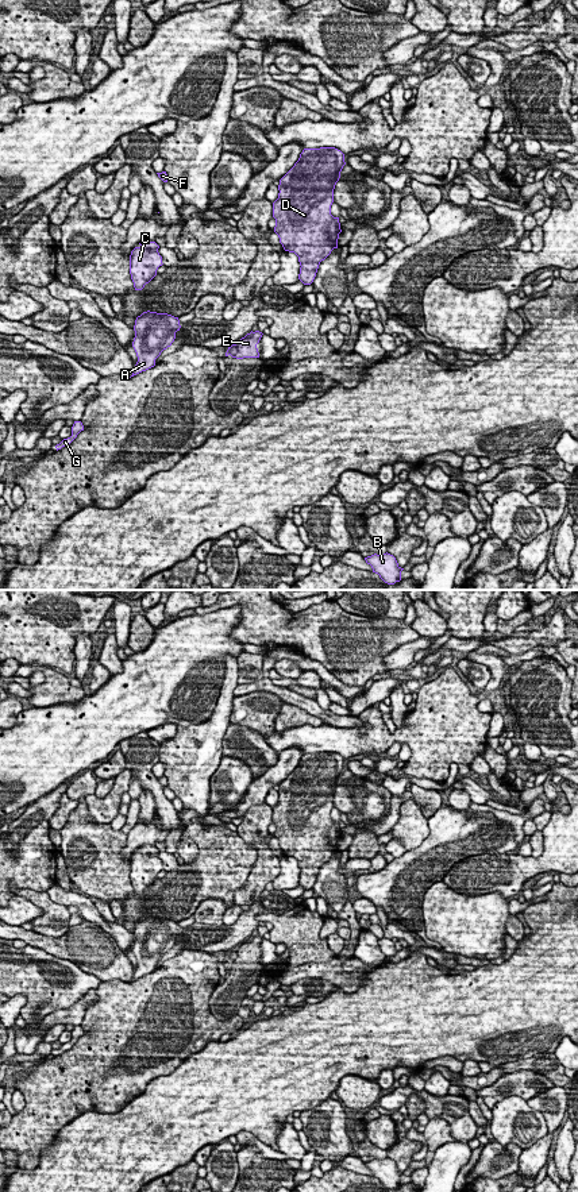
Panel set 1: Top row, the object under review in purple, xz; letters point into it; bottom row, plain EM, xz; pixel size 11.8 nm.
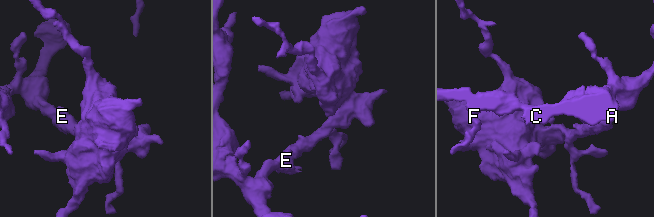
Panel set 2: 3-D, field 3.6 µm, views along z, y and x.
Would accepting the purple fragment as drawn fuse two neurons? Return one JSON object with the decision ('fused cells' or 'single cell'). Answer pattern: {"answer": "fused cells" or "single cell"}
{"answer": "fused cells"}

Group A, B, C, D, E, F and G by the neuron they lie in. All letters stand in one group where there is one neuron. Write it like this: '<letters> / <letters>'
A B C F G / D E

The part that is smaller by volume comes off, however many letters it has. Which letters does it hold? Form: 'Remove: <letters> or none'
Remove: D, E

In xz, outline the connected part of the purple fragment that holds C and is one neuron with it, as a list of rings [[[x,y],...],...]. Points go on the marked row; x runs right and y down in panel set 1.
[[[140,242],[130,255],[130,274],[135,290],[142,290],[155,275],[162,266],[162,256],[158,252],[159,246],[155,242]]]

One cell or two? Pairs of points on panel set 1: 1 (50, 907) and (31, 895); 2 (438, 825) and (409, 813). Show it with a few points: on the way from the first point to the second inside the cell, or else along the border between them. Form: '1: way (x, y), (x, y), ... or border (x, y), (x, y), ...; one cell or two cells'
1: way (46, 903), (35, 897); one cell
2: border (428, 818), (428, 836), (419, 845), (411, 848); two cells

